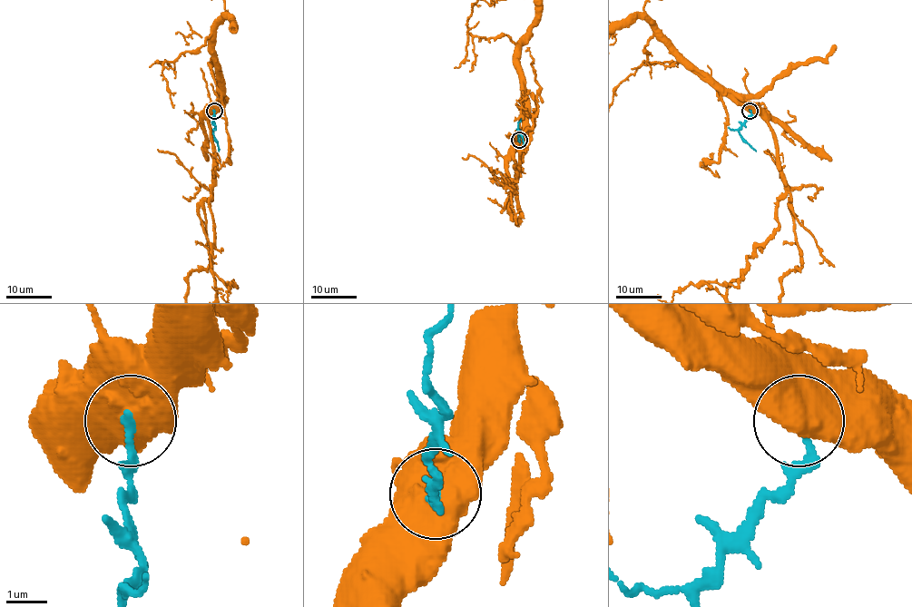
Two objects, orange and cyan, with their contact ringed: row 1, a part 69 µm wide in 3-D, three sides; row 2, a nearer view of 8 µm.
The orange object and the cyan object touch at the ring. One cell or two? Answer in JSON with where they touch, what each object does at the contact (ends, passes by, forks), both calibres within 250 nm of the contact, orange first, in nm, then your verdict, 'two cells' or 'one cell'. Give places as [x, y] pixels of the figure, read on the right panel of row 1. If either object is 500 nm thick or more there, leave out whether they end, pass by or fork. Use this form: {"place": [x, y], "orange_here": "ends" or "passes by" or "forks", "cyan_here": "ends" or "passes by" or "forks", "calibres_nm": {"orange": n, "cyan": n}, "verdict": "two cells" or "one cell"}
{"place": [750, 111], "calibres_nm": {"orange": 950, "cyan": 240}, "verdict": "one cell"}

